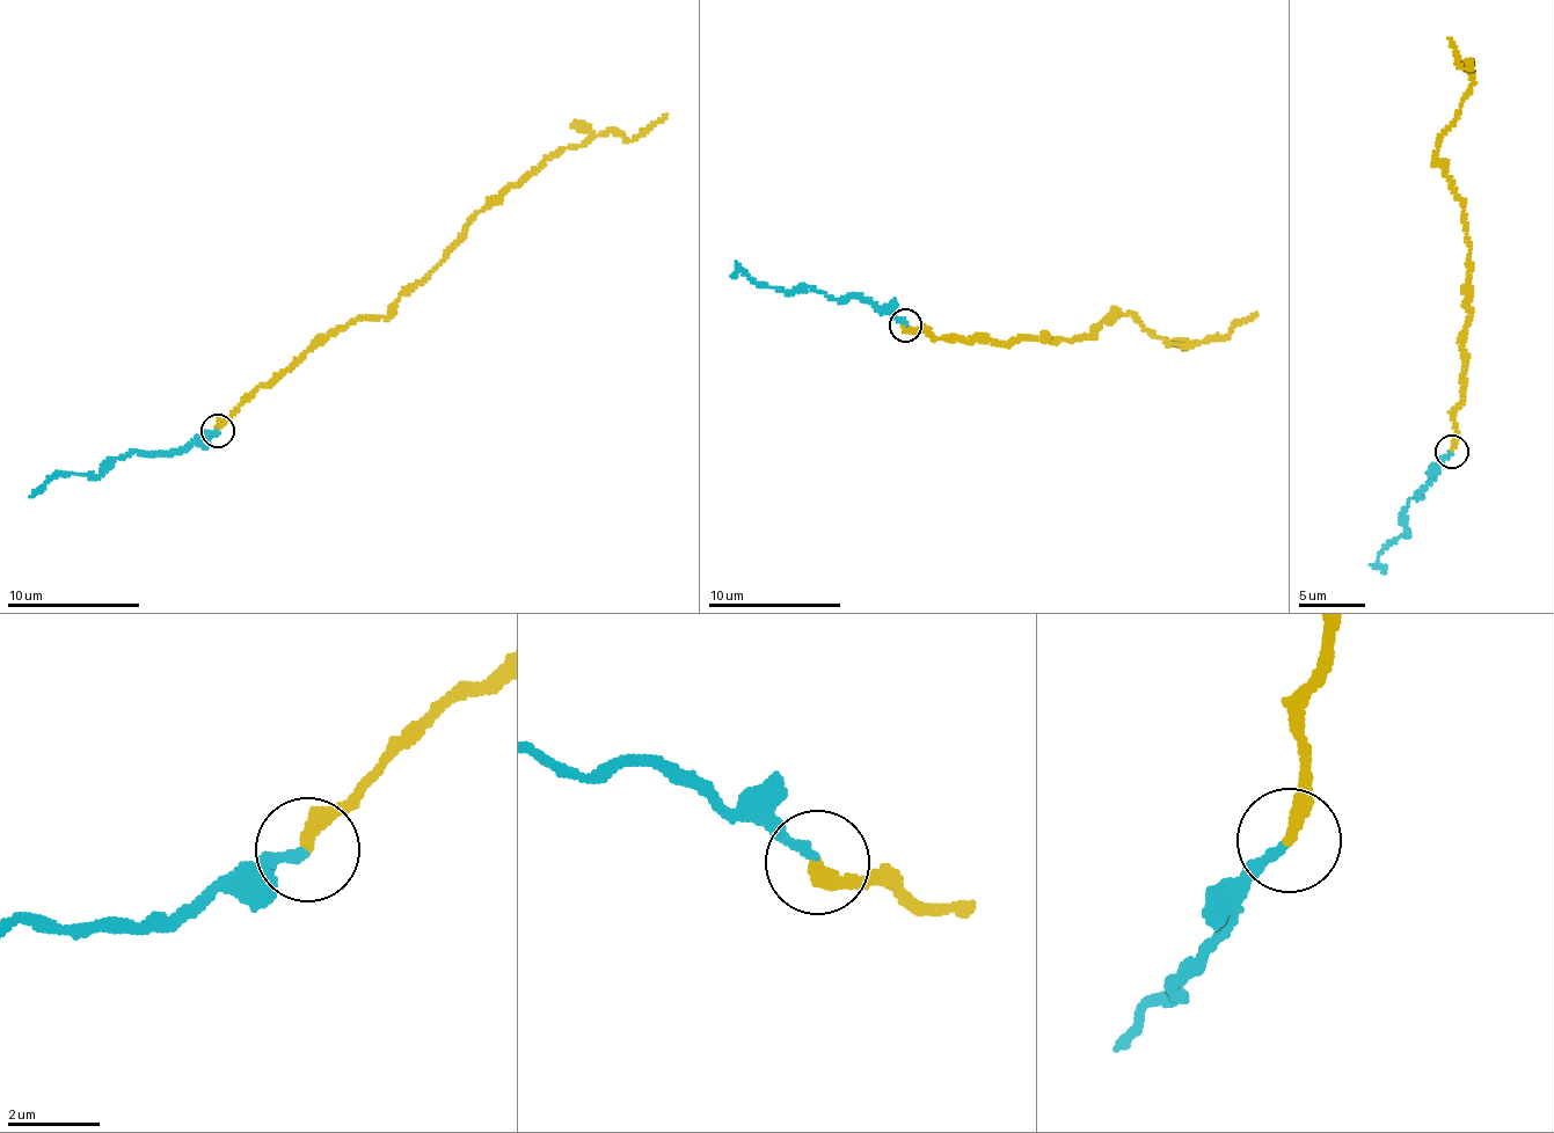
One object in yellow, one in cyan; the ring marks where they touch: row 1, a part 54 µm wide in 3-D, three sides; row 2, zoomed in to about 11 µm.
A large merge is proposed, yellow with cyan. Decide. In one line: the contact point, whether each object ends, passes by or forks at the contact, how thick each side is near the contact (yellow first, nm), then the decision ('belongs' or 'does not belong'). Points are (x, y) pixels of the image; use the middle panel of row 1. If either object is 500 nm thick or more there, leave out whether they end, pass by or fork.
place (905, 324); yellow ends; cyan ends; calibres 300 and 190 nm; does not belong

